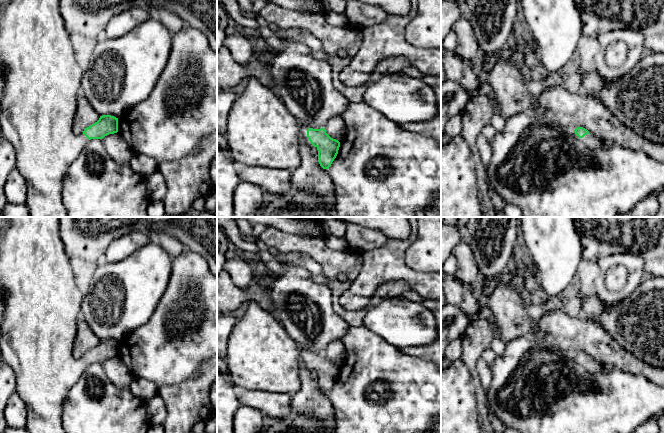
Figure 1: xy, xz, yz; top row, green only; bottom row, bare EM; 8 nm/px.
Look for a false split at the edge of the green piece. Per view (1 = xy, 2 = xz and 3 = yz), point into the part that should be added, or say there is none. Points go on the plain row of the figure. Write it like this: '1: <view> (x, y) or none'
1: xy (41, 301)
2: xz (261, 355)
3: yz (593, 367)

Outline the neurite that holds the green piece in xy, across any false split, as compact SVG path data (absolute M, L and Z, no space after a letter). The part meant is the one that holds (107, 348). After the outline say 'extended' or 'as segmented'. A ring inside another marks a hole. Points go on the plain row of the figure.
M8 217L9 226L1 233L0 238L0 287L3 293L3 321L0 329L0 354L3 362L11 367L16 376L16 393L27 407L26 429L29 433L66 433L63 425L64 402L71 388L78 382L85 368L91 363L103 363L109 358L118 356L118 342L111 339L100 340L99 344L85 352L82 358L73 356L76 321L81 315L82 294L77 288L71 268L70 258L65 252L60 238L60 217Z | extended

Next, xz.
M249 300L246 313L237 320L228 339L226 363L236 386L246 390L269 391L293 395L301 386L300 360L318 374L318 386L328 393L338 378L340 366L331 362L325 352L313 353L291 339L275 315L263 309L258 301Z | extended

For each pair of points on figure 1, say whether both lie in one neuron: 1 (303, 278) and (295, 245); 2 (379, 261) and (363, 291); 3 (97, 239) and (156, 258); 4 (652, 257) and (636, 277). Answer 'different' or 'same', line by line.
1: different
2: same
3: different
4: different

